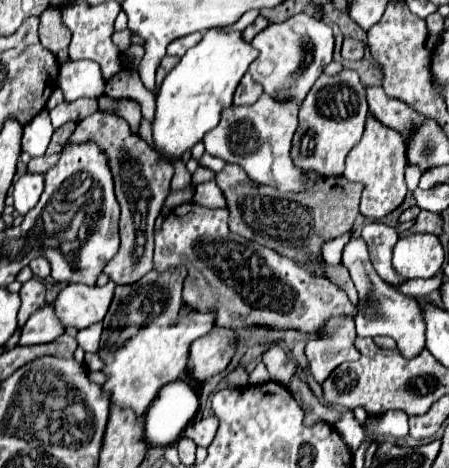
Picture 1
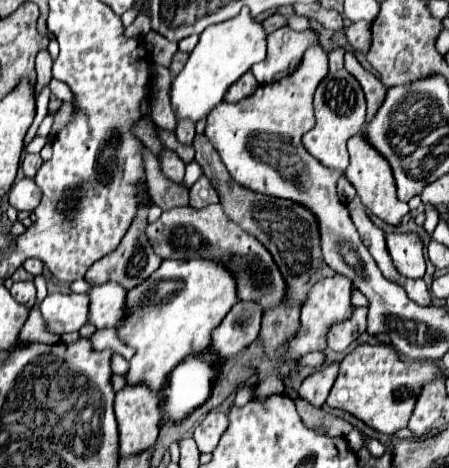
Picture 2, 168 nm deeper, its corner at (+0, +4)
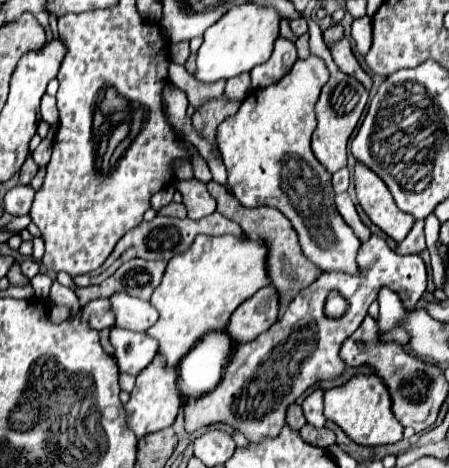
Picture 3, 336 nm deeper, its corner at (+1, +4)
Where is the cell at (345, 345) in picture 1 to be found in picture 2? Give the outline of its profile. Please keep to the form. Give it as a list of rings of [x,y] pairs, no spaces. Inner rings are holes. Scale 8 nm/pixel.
[[[330,362],[330,364],[326,364],[326,366],[318,368],[314,374],[310,374],[310,376],[304,378],[298,394],[300,394],[302,398],[306,398],[310,404],[322,406],[322,404],[326,402],[326,398],[328,398],[328,392],[330,392],[330,388],[332,388],[334,380],[336,380],[338,368],[340,368],[338,362]]]

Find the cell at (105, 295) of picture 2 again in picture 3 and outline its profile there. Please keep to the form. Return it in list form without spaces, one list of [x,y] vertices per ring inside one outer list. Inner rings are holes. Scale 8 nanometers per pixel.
[[[125,292],[113,294],[109,300],[113,304],[119,328],[125,328],[125,330],[131,330],[131,332],[145,332],[159,318],[159,312],[149,302],[133,298]]]

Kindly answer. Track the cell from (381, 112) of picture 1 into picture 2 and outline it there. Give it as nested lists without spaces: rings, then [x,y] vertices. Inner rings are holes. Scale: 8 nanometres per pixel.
[[[346,52],[344,68],[346,68],[350,74],[354,74],[354,78],[362,84],[362,90],[364,90],[366,102],[368,102],[366,122],[370,122],[370,120],[376,116],[378,108],[382,106],[382,100],[384,100],[384,96],[386,96],[386,86],[384,86],[374,74],[370,74],[370,72],[356,60],[356,56],[354,56],[352,52]]]

